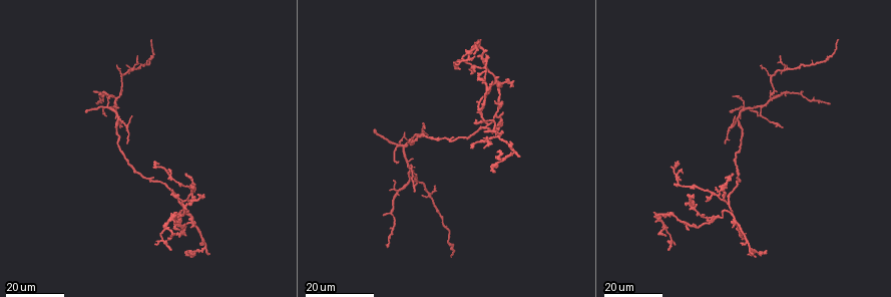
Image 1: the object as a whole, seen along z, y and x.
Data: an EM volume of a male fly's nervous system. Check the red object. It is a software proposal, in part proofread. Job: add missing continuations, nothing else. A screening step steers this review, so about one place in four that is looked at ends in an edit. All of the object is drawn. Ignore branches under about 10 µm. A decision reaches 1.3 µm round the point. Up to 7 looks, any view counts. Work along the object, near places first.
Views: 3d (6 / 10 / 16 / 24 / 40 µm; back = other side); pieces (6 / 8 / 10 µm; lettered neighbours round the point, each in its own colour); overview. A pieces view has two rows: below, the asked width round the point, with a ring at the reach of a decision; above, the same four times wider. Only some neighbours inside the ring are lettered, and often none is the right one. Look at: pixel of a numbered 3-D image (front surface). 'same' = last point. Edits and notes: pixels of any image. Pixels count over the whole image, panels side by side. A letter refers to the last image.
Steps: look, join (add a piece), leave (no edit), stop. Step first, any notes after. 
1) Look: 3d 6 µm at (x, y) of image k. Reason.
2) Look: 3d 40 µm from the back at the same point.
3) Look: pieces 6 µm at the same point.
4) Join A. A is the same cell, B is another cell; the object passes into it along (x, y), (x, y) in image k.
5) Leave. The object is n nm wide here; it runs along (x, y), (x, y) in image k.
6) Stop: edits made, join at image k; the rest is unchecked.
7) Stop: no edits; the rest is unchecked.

Look: 3d 16 µm at (780, 127) of image 1. An open end.

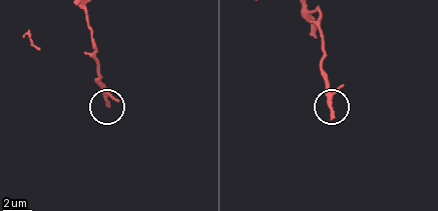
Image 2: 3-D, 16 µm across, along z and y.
Look: pieces 10 µm at (333, 116) of image 2.

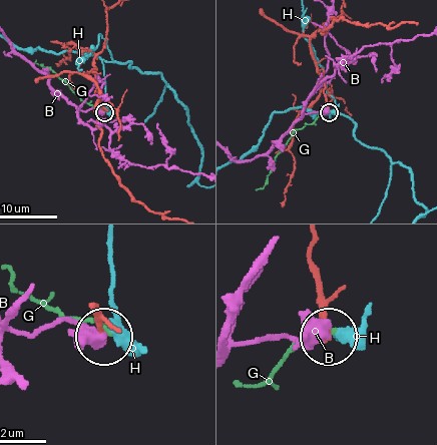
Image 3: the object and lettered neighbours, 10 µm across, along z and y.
Leave. The object is 180 nm wide here; B, G and H are other cells; it runs along (313, 244), (309, 267), (320, 290), (326, 334) in image 3; none of them fits.

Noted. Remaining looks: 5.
Look: 3d 16 µm at (92, 91) of image 1. Tapers out.

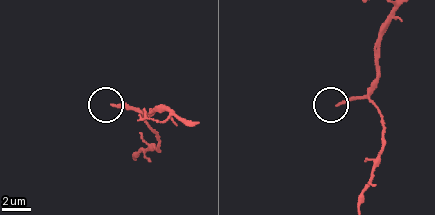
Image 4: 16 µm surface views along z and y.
Look: pieces 6 µm at (336, 104) of image 4. What lies round it.

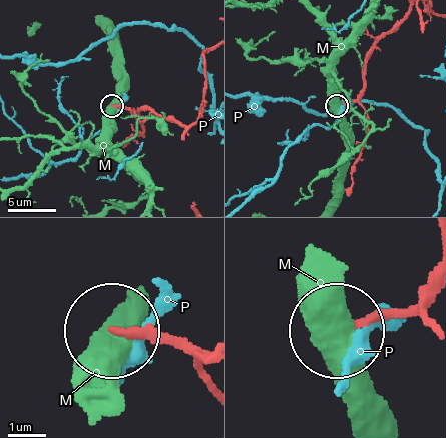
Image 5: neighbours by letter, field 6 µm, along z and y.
Leave. The object is 200 nm wide here; M and P are other cells; no lettered piece goes on from it.

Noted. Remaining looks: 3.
Look: 3d 24 µm at (729, 110) of image 1. Free end.

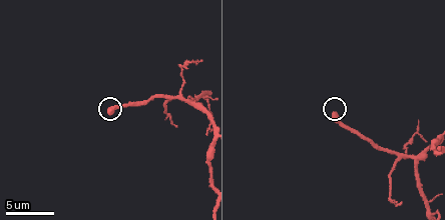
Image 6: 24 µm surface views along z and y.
Look: pieces 6 µm at (334, 111) of image 6.

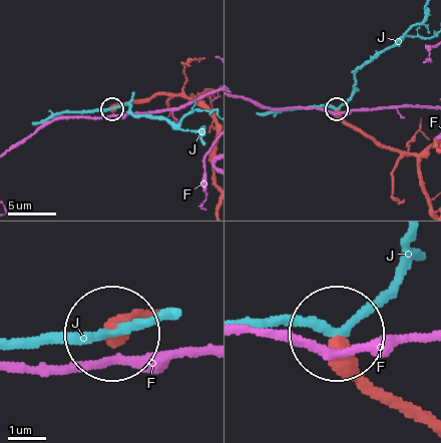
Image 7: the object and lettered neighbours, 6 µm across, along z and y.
Join J. The object is 460 nm wide here; J is the same cell, F is another cell; the object passes into it along (419, 419), (374, 390), (339, 336), (384, 295), (403, 247) in image 7; it goes on there.

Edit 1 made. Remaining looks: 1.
Stop: edits made, join at image 7; the rest is unchecked.

